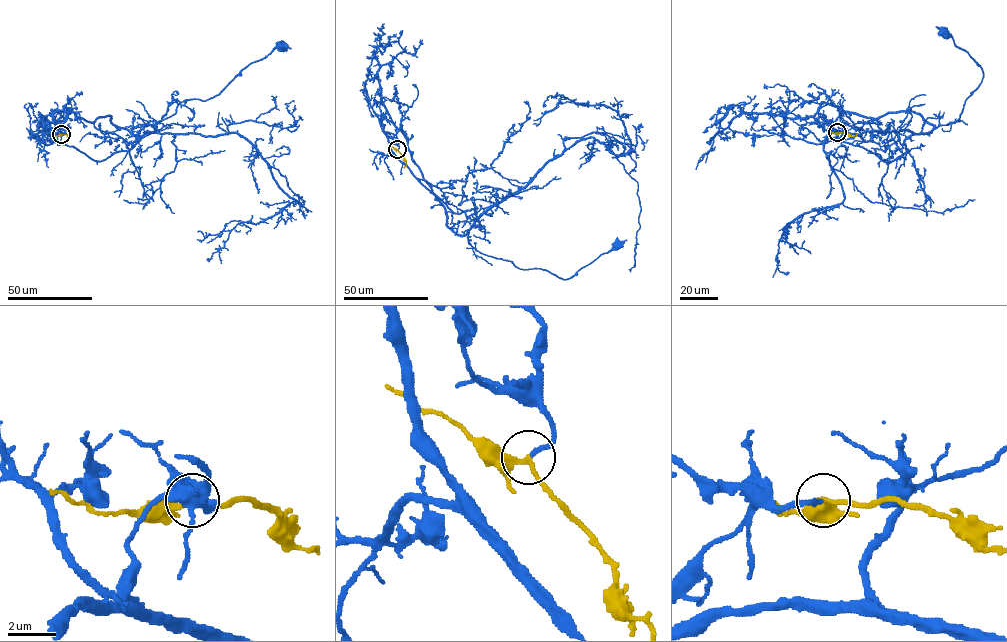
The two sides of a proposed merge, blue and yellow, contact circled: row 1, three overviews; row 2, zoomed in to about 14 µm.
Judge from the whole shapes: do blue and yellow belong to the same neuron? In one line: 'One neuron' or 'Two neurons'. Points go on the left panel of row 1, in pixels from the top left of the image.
One neuron

